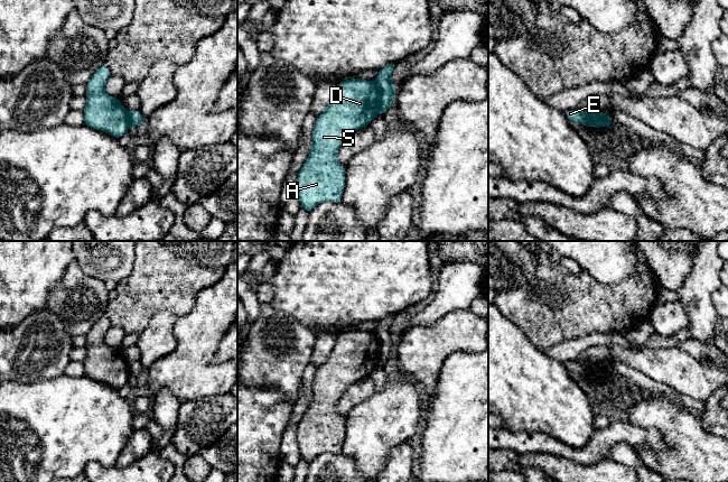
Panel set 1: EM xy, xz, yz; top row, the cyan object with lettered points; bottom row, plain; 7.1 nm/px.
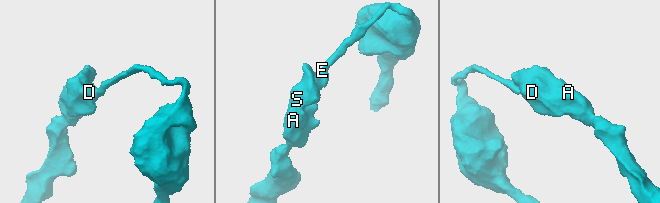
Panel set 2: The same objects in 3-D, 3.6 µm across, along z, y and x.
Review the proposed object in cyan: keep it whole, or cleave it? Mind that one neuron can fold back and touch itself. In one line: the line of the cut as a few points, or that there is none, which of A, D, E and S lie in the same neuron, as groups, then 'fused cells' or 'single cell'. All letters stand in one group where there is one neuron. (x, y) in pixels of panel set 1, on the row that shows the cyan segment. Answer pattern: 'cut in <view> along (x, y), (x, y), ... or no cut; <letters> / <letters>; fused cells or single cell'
cut in xz along (374, 82), (379, 91), (379, 107), (382, 111); A D S / E; fused cells

